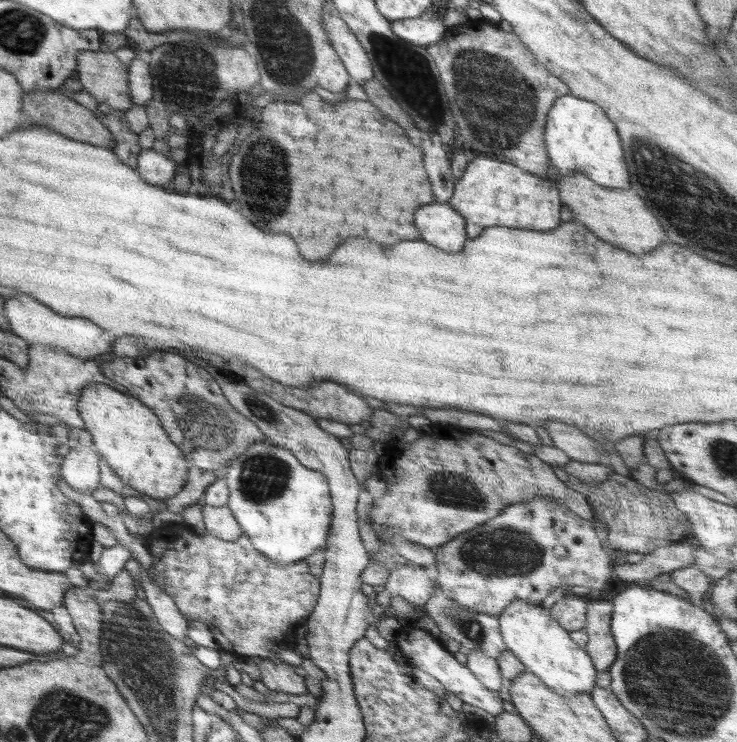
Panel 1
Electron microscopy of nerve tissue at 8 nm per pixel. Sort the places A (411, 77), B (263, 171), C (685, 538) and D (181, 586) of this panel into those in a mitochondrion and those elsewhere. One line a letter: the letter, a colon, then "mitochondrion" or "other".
A: mitochondrion
B: mitochondrion
C: other
D: other

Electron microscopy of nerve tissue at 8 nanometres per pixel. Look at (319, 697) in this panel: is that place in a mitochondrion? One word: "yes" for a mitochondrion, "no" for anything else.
no

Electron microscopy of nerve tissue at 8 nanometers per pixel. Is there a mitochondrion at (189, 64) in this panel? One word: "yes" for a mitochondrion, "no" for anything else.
yes

